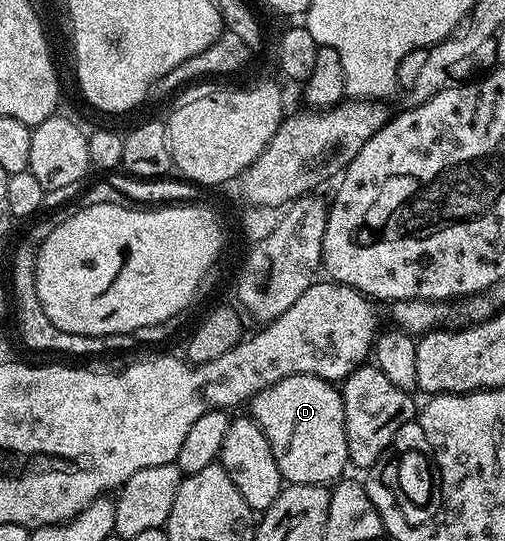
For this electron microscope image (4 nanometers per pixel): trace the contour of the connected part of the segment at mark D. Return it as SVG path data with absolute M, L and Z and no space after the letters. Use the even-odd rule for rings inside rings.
M308 374L286 376L255 394L249 401L248 412L264 432L264 438L268 438L268 446L272 446L272 458L276 458L276 466L286 484L330 486L343 479L345 472L342 471L348 468L350 458L344 426L344 401L341 391L331 381Z

